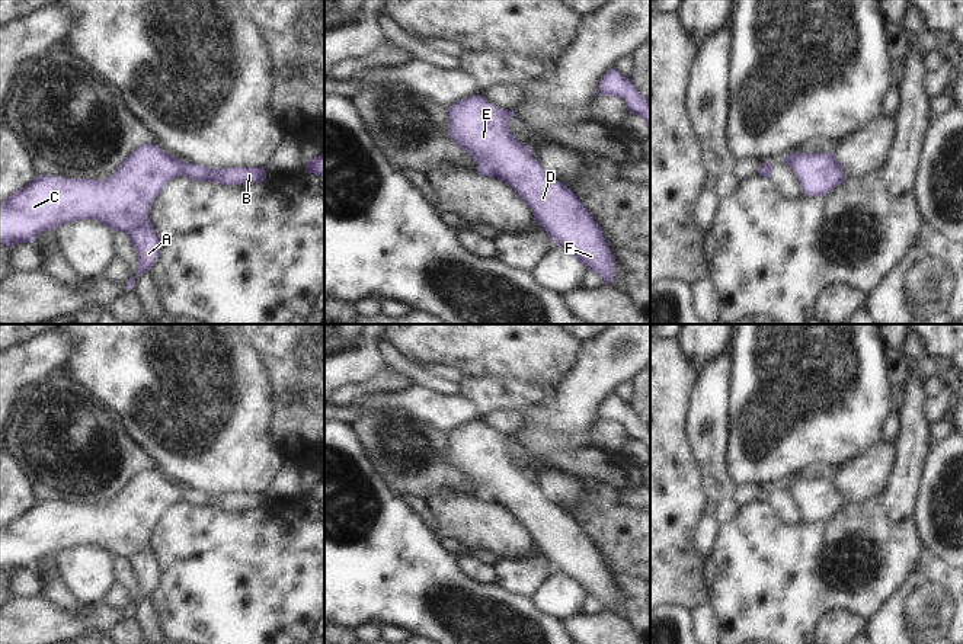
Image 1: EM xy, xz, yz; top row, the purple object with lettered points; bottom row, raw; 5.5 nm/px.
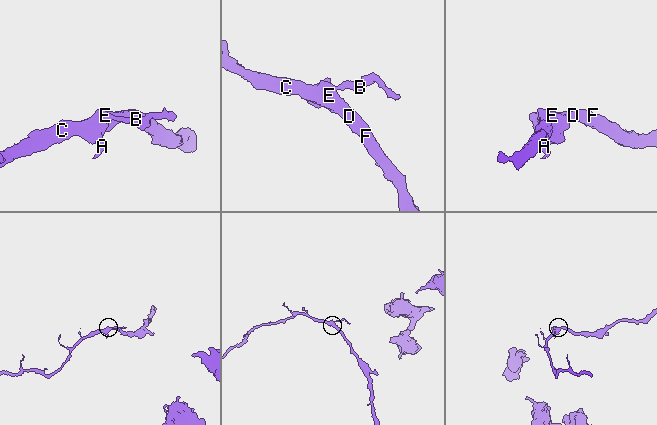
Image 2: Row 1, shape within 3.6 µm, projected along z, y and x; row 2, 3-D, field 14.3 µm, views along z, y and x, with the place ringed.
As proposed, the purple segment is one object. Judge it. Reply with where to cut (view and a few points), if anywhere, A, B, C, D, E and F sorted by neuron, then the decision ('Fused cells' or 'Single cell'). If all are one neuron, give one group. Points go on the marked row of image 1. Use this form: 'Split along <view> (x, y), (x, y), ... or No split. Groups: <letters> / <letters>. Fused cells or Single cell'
No split. Groups: A B C D E F. Single cell

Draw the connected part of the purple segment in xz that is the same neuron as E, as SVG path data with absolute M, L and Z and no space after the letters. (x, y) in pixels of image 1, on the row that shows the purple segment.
M474 94L447 109L448 137L474 158L480 176L508 183L525 201L553 246L572 253L583 267L595 270L607 285L614 279L615 262L604 231L578 196L564 183L547 176L531 156L528 145L522 145L514 138L508 129L508 122L514 115L514 109L500 109L489 103L482 94Z

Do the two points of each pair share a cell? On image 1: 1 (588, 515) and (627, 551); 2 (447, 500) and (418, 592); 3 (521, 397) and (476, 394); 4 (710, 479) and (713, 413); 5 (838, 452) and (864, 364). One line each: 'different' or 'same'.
1: same
2: different
3: same
4: same
5: same

